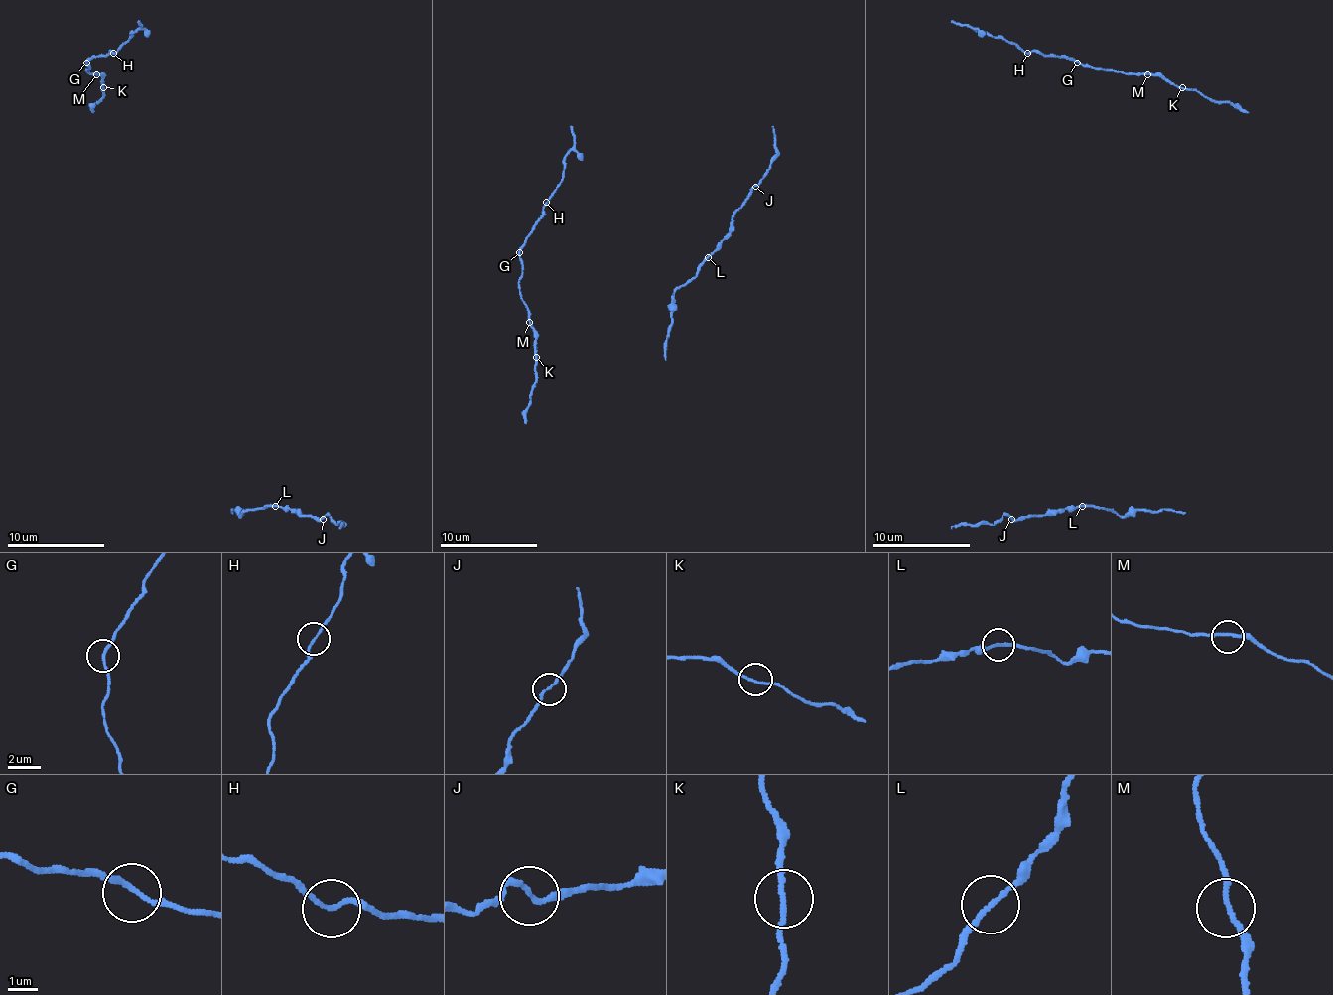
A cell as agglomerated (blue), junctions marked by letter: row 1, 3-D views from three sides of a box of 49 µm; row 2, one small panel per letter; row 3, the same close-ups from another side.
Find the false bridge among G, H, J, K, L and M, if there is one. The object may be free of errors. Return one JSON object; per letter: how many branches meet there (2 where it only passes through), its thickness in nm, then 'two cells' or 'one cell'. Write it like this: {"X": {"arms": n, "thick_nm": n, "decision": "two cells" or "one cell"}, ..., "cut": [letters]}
{"G": {"arms": 2, "thick_nm": 160, "decision": "one cell"}, "H": {"arms": 2, "thick_nm": 140, "decision": "one cell"}, "J": {"arms": 2, "thick_nm": 160, "decision": "one cell"}, "K": {"arms": 2, "thick_nm": 160, "decision": "one cell"}, "L": {"arms": 2, "thick_nm": 170, "decision": "one cell"}, "M": {"arms": 2, "thick_nm": 170, "decision": "one cell"}, "cut": []}

